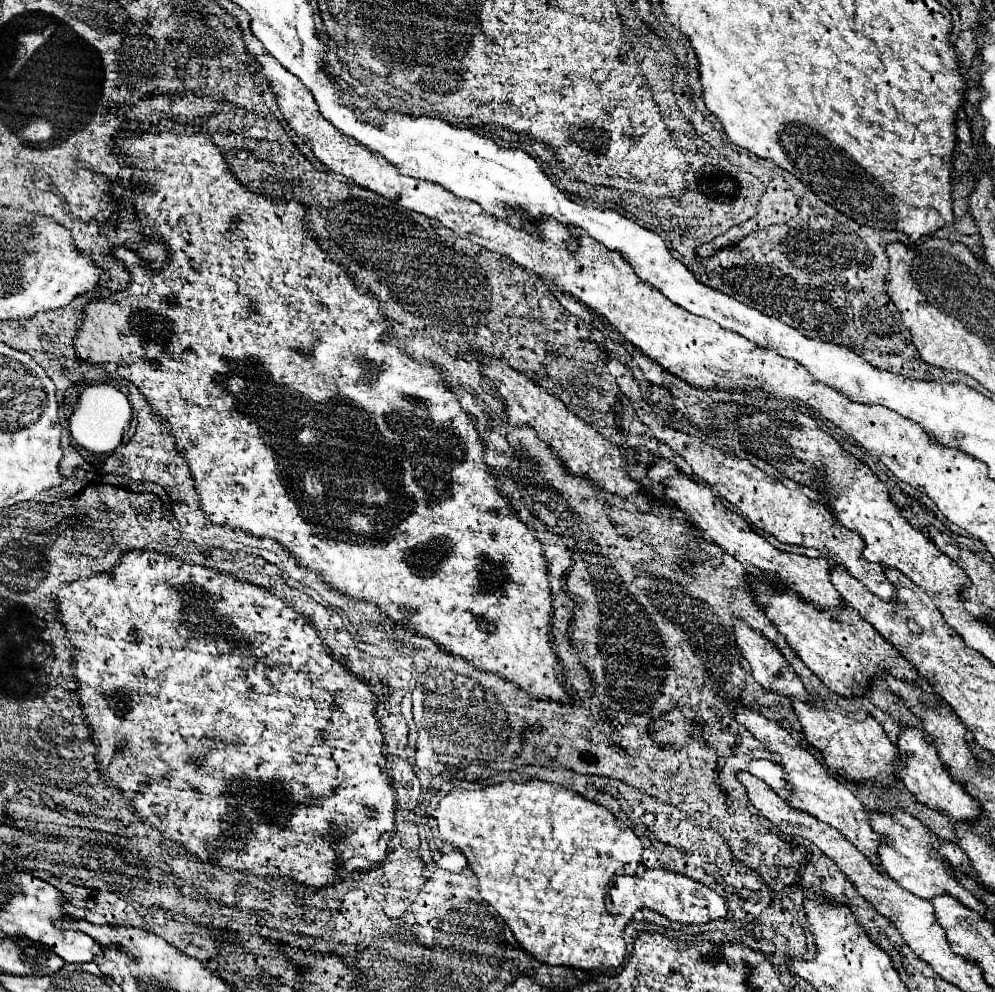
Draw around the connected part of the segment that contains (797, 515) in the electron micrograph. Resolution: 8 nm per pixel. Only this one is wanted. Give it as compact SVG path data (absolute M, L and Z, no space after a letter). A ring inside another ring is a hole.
M640 406L638 414L640 414L640 420L654 432L654 436L660 442L668 444L674 452L678 452L692 466L696 476L700 476L706 484L716 488L720 492L720 496L726 498L730 504L734 504L742 514L746 514L756 528L772 534L778 542L818 550L820 556L826 556L828 560L844 566L856 580L860 580L874 596L878 596L882 600L894 602L898 598L894 586L886 578L884 568L878 564L868 564L862 558L862 550L864 550L862 538L856 532L850 532L848 528L844 528L838 520L834 520L834 516L824 508L822 502L808 498L804 492L800 492L796 488L786 488L784 484L776 482L774 478L766 476L762 470L752 466L748 460L728 456L728 454L704 444L698 438L692 438L680 430L666 426L652 408Z

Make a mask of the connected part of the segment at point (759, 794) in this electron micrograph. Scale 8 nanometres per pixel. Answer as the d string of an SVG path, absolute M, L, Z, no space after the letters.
M738 772L738 780L742 780L742 784L748 790L750 802L774 824L784 822L782 818L790 818L790 814L794 814L796 810L792 806L788 806L782 798L778 798L768 784L764 784L760 778L748 774L748 772Z

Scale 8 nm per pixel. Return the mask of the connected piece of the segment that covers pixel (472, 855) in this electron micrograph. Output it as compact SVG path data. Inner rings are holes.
M534 780L528 784L502 782L498 786L488 786L486 790L454 788L440 800L434 818L438 822L440 840L458 848L466 856L470 870L476 876L480 874L480 896L504 922L508 920L518 946L548 966L568 966L586 972L618 968L626 954L624 929L639 909L650 908L682 926L712 922L724 918L728 912L726 900L720 894L696 880L686 880L686 876L660 868L646 870L642 878L634 876L640 864L642 840L638 840L638 836L634 836L620 820L612 820L606 808L560 784ZM618 876L622 876L622 880L632 880L638 888L610 888Z

